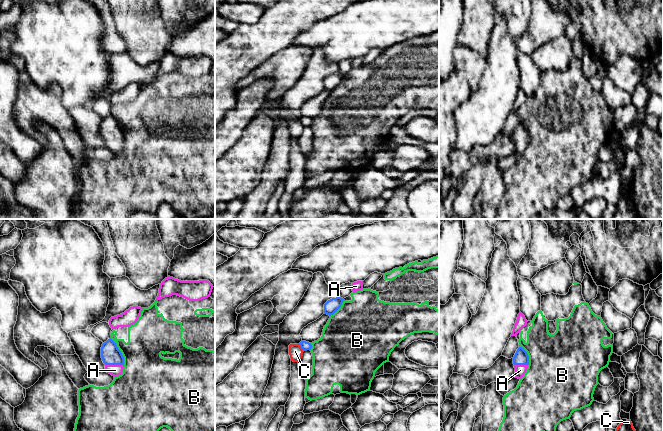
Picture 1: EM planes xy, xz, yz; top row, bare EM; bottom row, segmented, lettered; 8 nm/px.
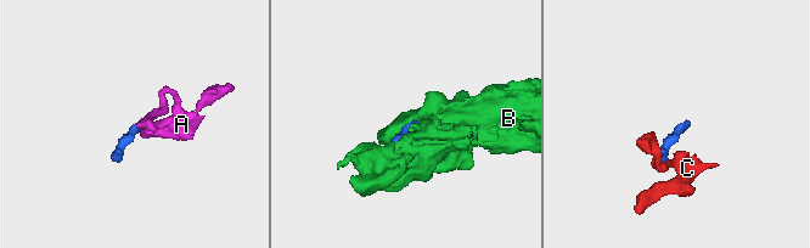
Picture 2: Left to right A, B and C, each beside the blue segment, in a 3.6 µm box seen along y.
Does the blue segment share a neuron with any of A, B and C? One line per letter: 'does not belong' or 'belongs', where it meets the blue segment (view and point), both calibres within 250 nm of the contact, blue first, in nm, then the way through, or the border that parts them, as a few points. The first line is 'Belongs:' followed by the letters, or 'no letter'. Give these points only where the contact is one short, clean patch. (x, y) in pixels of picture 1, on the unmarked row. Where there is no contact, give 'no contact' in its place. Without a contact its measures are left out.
Belongs: A
A: belongs; meets blue in xy at (114, 140); 160 nm thick on the blue side, 100 nm on the other; runs through xy (111, 131), (114, 140), (115, 146)
B: does not belong; meets blue in xy at (122, 131); 160 nm thick on the blue side, 380 nm on the other
C: does not belong; meets blue in xz at (301, 123); 70 nm thick on the blue side, 110 nm on the other; border along xz (298, 120), (303, 127)

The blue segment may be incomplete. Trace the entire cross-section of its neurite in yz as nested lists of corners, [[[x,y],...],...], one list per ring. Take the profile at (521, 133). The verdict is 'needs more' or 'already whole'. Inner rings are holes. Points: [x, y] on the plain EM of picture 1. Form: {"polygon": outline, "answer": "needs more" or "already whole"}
{"polygon": [[[519,123],[513,133],[513,140],[515,144],[515,154],[521,155],[527,147],[529,141],[529,132],[527,128]]], "answer": "needs more"}

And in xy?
{"polygon": [[[111,114],[102,120],[101,134],[107,149],[114,153],[123,149],[124,133]]], "answer": "needs more"}

